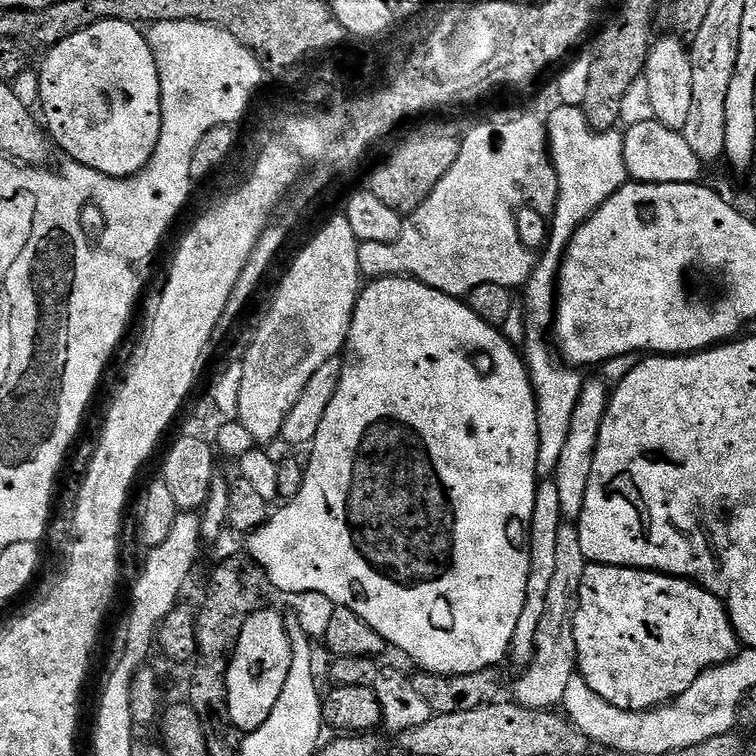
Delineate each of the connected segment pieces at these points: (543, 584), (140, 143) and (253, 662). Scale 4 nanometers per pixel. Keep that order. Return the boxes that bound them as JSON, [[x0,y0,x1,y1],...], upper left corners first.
[[507,479,565,670],[40,20,162,180],[228,606,292,734]]

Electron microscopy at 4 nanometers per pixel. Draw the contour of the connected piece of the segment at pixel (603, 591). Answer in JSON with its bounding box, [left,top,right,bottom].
[574,563,738,712]

